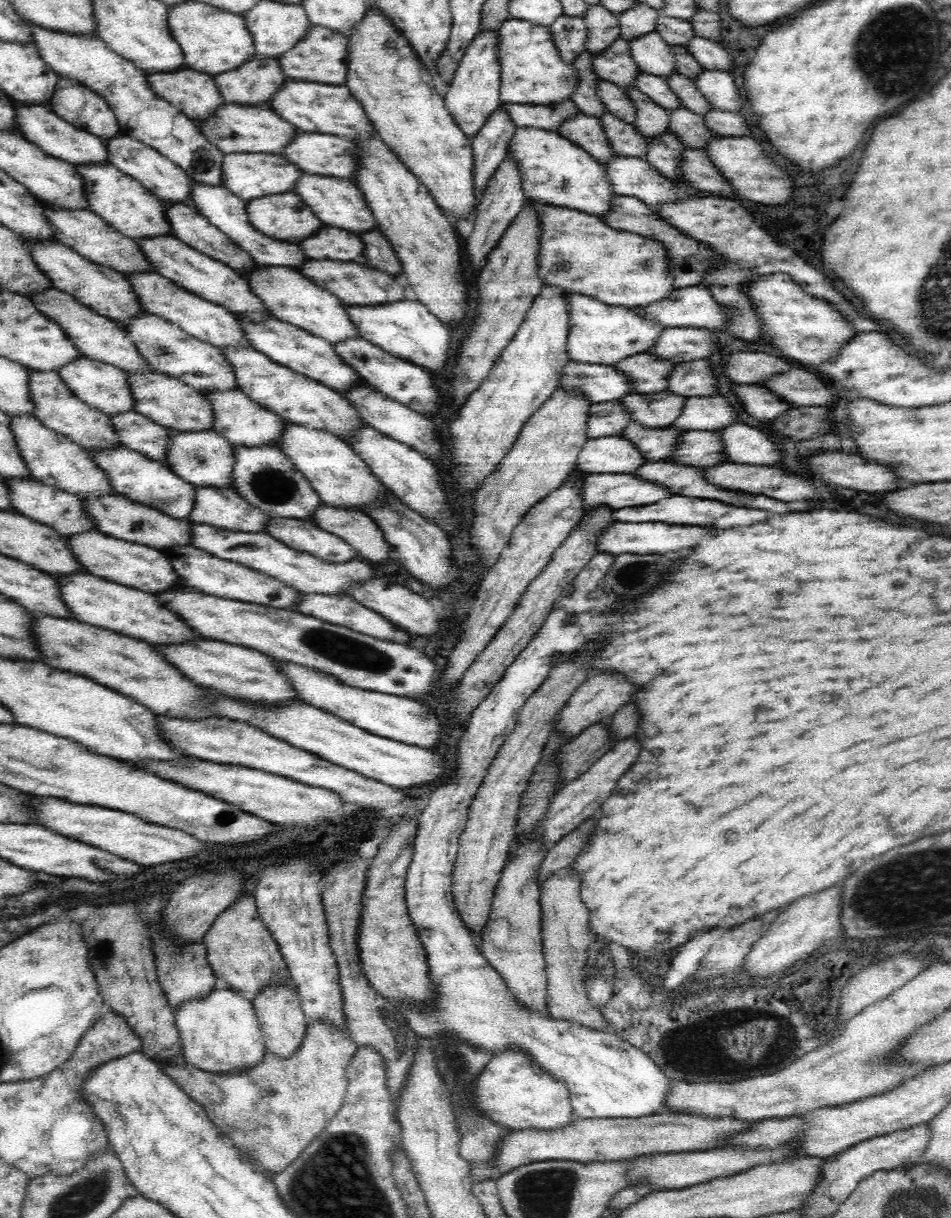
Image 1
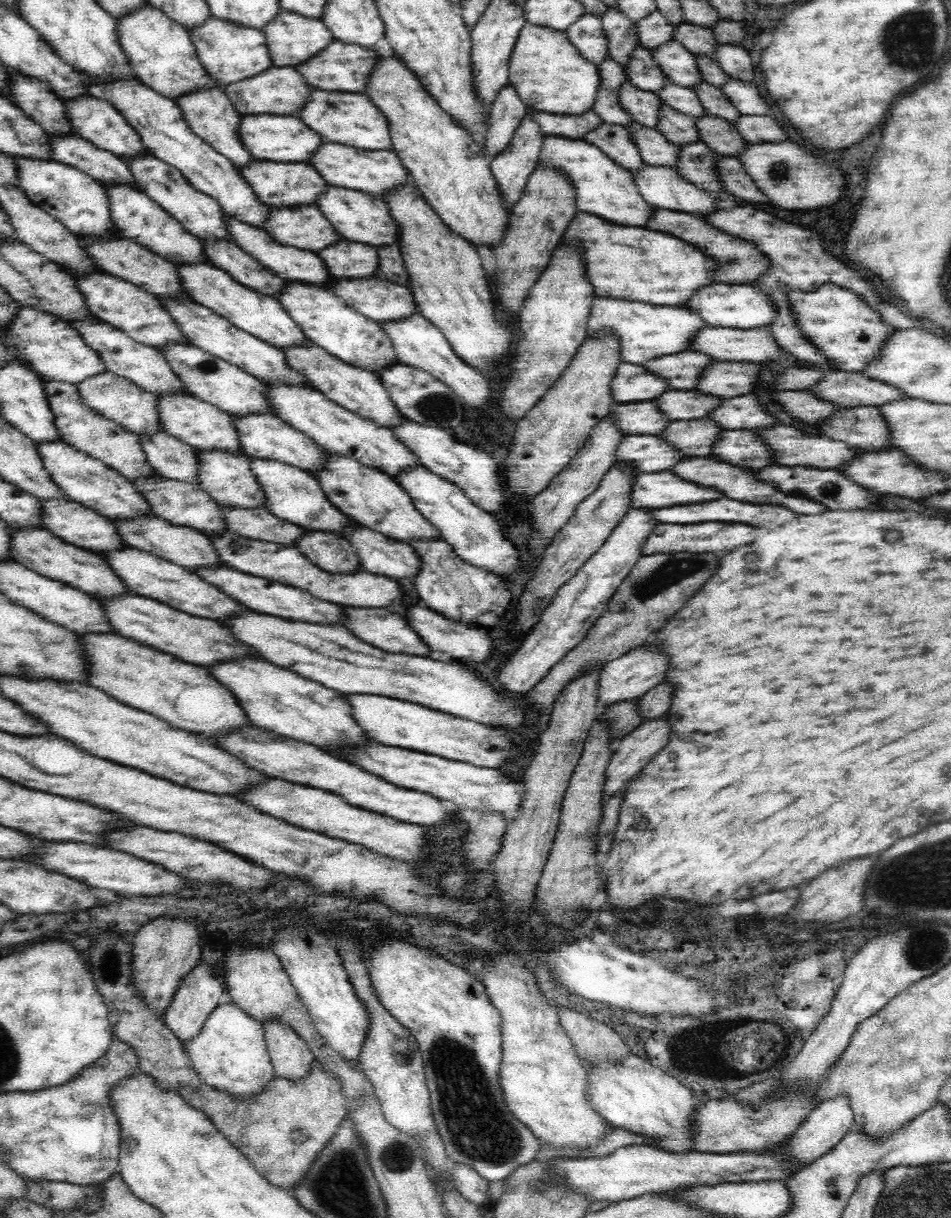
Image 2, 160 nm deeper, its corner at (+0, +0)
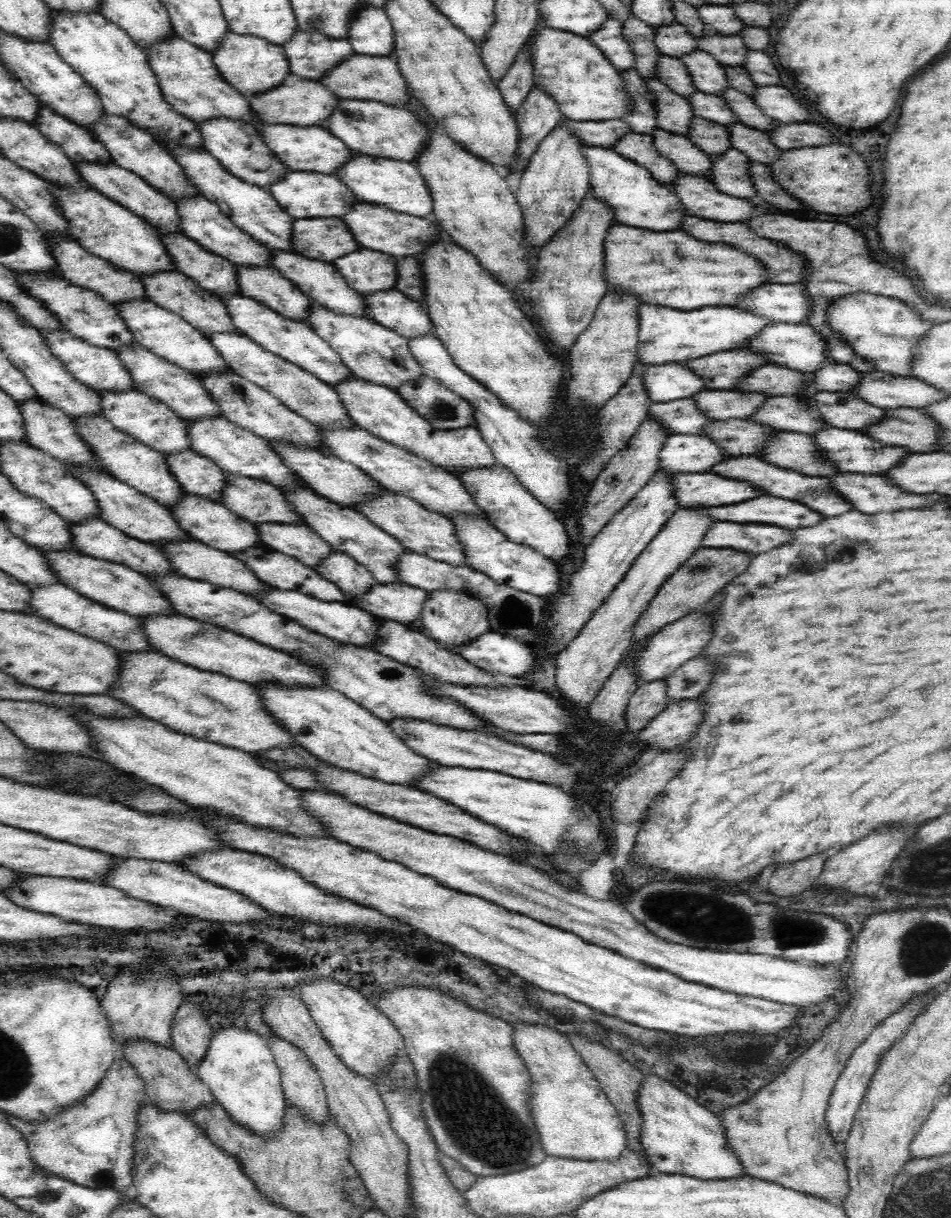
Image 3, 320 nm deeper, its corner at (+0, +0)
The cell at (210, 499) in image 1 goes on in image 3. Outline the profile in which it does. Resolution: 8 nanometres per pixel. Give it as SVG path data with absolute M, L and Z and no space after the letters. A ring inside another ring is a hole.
M267 522L255 525L255 530L259 532L262 544L276 552L294 557L294 560L314 570L332 550L331 544L328 544L318 533L304 524L272 524Z

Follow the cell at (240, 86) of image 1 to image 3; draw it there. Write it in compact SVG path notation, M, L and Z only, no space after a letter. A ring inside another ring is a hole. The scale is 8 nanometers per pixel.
M292 73L283 80L281 85L275 86L267 93L246 97L250 103L251 112L263 122L271 125L318 125L318 127L324 126L324 121L331 116L340 100L321 82L308 80Z

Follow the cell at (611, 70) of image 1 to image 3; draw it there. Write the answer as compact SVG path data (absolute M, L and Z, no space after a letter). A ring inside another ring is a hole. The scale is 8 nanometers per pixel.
M662 55L657 62L657 79L680 96L689 97L698 91L686 65L679 57Z

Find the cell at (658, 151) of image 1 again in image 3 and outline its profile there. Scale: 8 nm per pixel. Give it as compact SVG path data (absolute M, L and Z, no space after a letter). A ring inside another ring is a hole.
M732 147L724 156L718 158L712 156L712 158L714 170L712 176L706 178L710 178L718 191L744 199L751 199L758 195L750 177L750 166L754 163L742 152Z

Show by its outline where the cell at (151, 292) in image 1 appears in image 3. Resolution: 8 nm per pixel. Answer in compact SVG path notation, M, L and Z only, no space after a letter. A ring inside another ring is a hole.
M238 332L204 335L217 348L219 355L229 364L234 373L238 373L242 378L266 389L266 392L277 397L282 404L293 409L295 413L298 413L298 416L308 420L313 425L325 426L326 429L330 429L332 426L336 426L337 429L350 429L352 425L355 425L350 415L347 414L346 408L343 407L335 387L331 387L325 381L318 379L317 376L306 372L306 369L266 351L262 345L256 344L246 335Z

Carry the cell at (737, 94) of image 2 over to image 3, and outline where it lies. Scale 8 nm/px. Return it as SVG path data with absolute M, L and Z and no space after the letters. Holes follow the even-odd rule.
M782 86L758 87L750 96L764 115L784 124L814 123L814 115L794 98L794 93Z

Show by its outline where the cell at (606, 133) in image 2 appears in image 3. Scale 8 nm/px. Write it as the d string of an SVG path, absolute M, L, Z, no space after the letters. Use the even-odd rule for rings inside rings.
M628 133L618 141L614 151L619 156L646 168L658 183L670 186L687 174L678 170L668 158L660 155L658 150L654 149L653 140L654 135Z

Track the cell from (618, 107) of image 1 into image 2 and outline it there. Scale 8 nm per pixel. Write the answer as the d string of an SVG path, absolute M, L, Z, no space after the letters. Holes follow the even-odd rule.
M626 81L619 88L619 103L636 123L657 128L659 110L664 104L656 92L640 90L630 81Z

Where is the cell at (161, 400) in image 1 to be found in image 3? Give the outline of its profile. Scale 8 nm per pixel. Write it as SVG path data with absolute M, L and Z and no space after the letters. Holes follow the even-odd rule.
M204 417L199 418L198 421L187 421L187 424L191 449L213 460L225 473L266 481L275 487L301 481L301 478L279 458L279 454L271 447L270 441L242 429L226 417Z

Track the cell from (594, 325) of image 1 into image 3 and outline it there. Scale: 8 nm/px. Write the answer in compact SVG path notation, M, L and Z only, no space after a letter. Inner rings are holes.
M642 303L639 305L638 361L650 365L686 363L712 353L744 348L761 330L774 323L737 306L707 306L682 311Z

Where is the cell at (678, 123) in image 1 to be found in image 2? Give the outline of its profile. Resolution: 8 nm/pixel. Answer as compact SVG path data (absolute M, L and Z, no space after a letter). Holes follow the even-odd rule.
M719 116L698 117L696 127L702 143L724 157L735 157L750 145L735 130L734 123Z

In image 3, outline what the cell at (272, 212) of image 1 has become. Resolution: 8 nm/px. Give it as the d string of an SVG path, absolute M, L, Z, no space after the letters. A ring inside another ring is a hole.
M333 217L295 220L291 244L299 254L327 263L361 248L343 220Z

